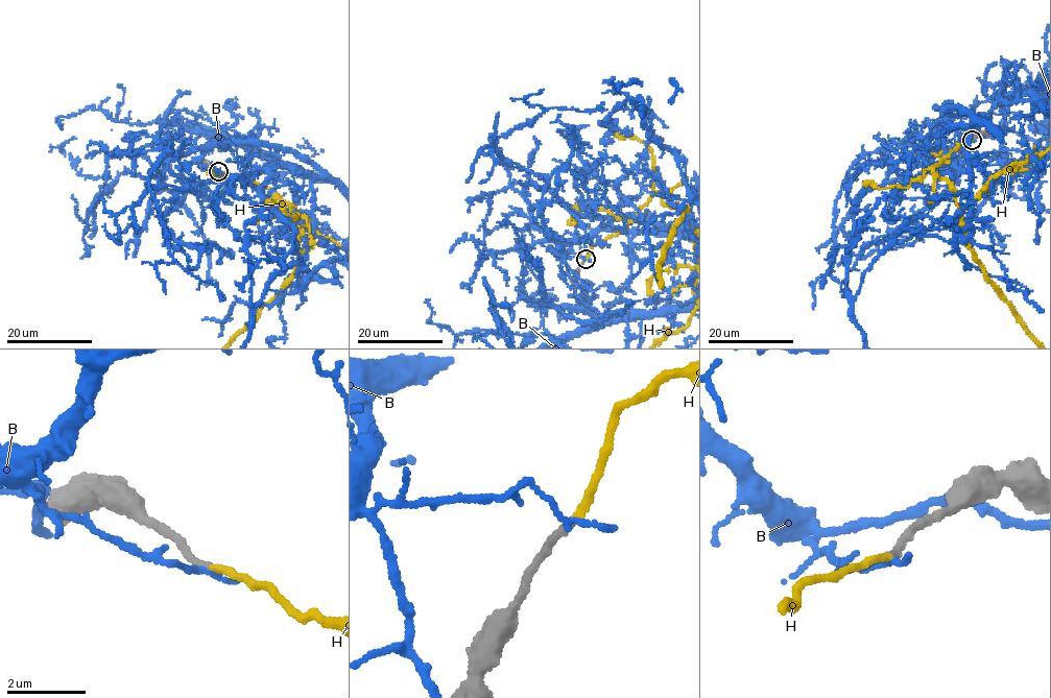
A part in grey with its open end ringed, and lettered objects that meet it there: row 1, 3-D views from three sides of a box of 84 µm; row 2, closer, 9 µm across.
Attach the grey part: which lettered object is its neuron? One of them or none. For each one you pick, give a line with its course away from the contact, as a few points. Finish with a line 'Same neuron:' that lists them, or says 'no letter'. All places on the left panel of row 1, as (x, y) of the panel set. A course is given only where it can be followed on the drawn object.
Same neuron: H

